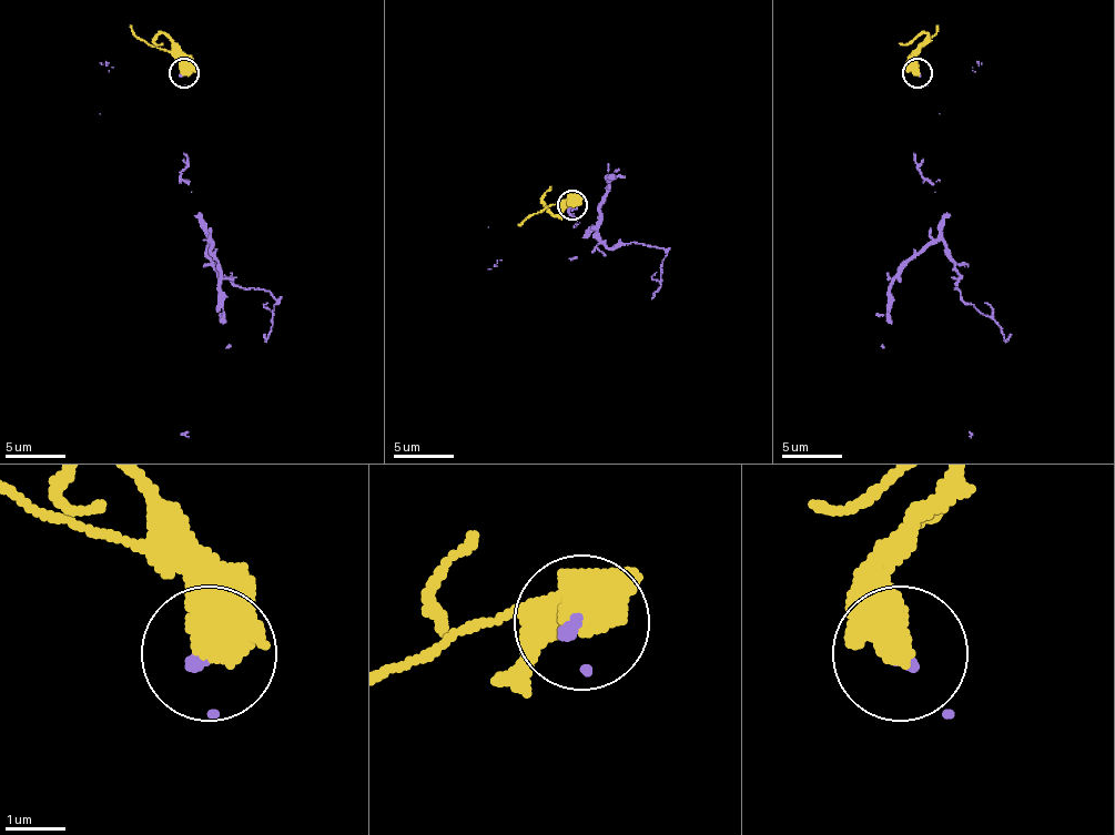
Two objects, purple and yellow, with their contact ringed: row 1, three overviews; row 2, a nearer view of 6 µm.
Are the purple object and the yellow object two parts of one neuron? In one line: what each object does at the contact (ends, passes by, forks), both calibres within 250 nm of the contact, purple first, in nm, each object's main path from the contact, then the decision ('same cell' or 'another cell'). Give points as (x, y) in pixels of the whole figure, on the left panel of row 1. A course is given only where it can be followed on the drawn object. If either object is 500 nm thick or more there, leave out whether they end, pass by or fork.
purple ends | yellow passes by | 140/480 nm | purple via (184, 73), (188, 158), (181, 173), (209, 254), (221, 275), (277, 302), (265, 340), (181, 434) | yellow via (184, 73), (181, 50), (166, 34), (154, 41), (163, 43) | same cell

